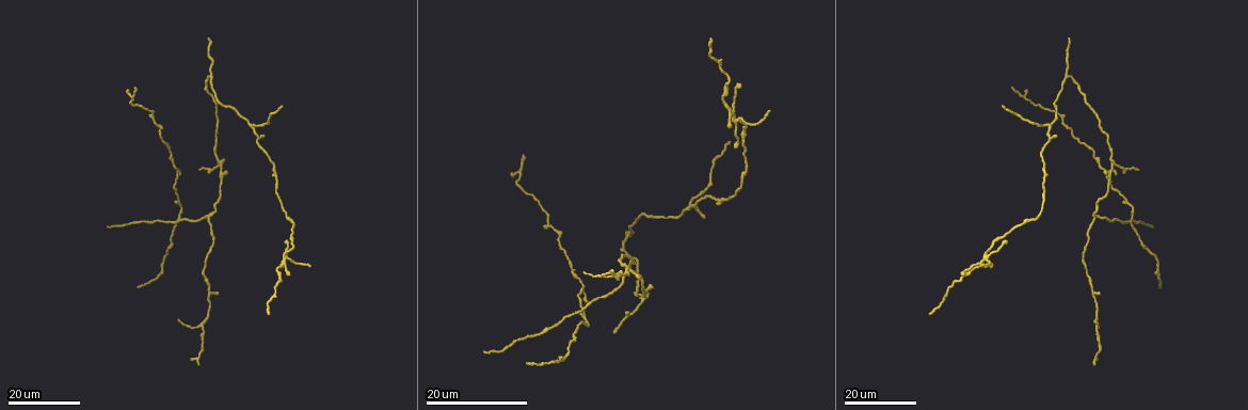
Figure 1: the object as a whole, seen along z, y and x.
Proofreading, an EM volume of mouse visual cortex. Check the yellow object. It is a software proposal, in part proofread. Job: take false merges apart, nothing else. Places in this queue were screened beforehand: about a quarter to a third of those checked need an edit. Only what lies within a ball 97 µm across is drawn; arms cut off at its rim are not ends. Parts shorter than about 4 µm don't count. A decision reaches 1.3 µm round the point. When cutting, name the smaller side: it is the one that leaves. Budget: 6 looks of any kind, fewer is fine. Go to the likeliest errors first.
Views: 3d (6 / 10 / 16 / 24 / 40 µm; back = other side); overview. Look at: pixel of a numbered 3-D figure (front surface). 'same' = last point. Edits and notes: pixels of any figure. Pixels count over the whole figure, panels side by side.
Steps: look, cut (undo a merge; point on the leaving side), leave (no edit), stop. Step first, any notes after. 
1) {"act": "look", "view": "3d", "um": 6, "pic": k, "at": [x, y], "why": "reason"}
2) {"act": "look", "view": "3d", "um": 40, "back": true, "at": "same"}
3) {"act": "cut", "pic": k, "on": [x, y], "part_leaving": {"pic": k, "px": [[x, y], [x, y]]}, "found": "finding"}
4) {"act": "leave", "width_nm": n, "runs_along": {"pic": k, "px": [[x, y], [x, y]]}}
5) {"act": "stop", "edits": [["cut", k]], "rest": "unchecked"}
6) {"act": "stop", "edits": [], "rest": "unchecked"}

{"act": "look", "view": "3d", "um": 16, "pic": 1, "at": [981, 262], "why": "looks like a crossing"}

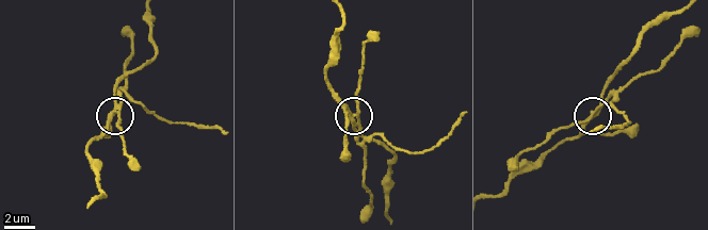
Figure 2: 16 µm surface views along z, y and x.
{"act": "look", "view": "3d", "um": 10, "pic": 2, "at": [111, 120]}

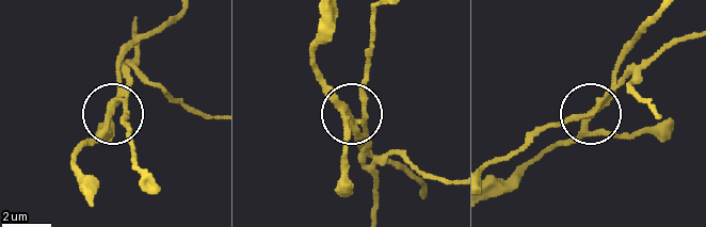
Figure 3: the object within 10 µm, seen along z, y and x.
{"act": "cut", "pic": 3, "on": [147, 83], "part_leaving": {"pic": 3, "px": [[128, 95], [140, 79], [213, 115]]}, "found": "two neurons meet here"}

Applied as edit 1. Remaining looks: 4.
{"act": "look", "view": "3d", "um": 16, "pic": 1, "at": [221, 162], "why": "looks like a crossing"}

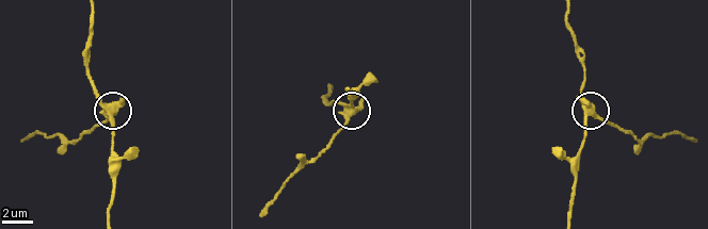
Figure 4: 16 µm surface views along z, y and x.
{"act": "look", "view": "3d", "um": 10, "pic": 4, "at": [113, 115]}

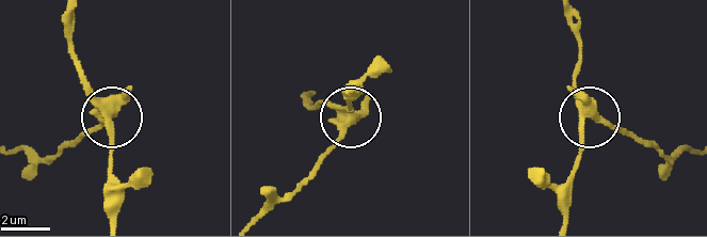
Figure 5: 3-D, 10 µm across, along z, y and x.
{"act": "cut", "pic": 5, "on": [95, 125], "width_nm": 390, "found": "two neurons meet here"}

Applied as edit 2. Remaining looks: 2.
{"act": "look", "view": "3d", "um": 16, "pic": 1, "at": [1067, 76], "why": "side arm on a straight run"}

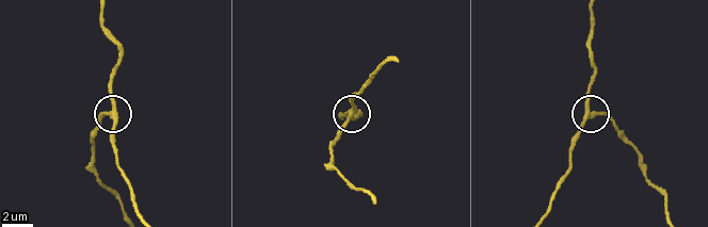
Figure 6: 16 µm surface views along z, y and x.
{"act": "look", "view": "3d", "um": 10, "pic": 6, "at": [352, 112], "why": "zoom in"}

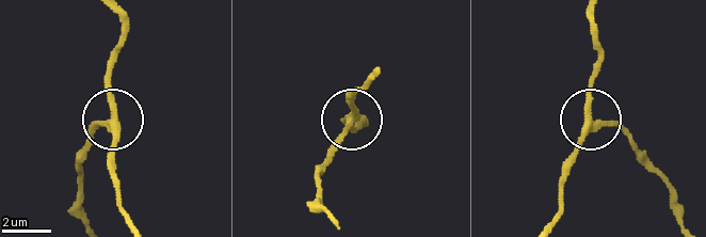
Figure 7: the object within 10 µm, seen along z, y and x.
{"act": "leave", "side_arm_um": 12, "runs_along": {"pic": 7, "px": [[85, 216], [81, 154], [112, 111], [112, 59]]}, "found": "continuous, no second neuron"}

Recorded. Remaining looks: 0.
{"act": "stop", "edits": [["cut", 3], ["cut", 5]], "rest": "unchecked"}

